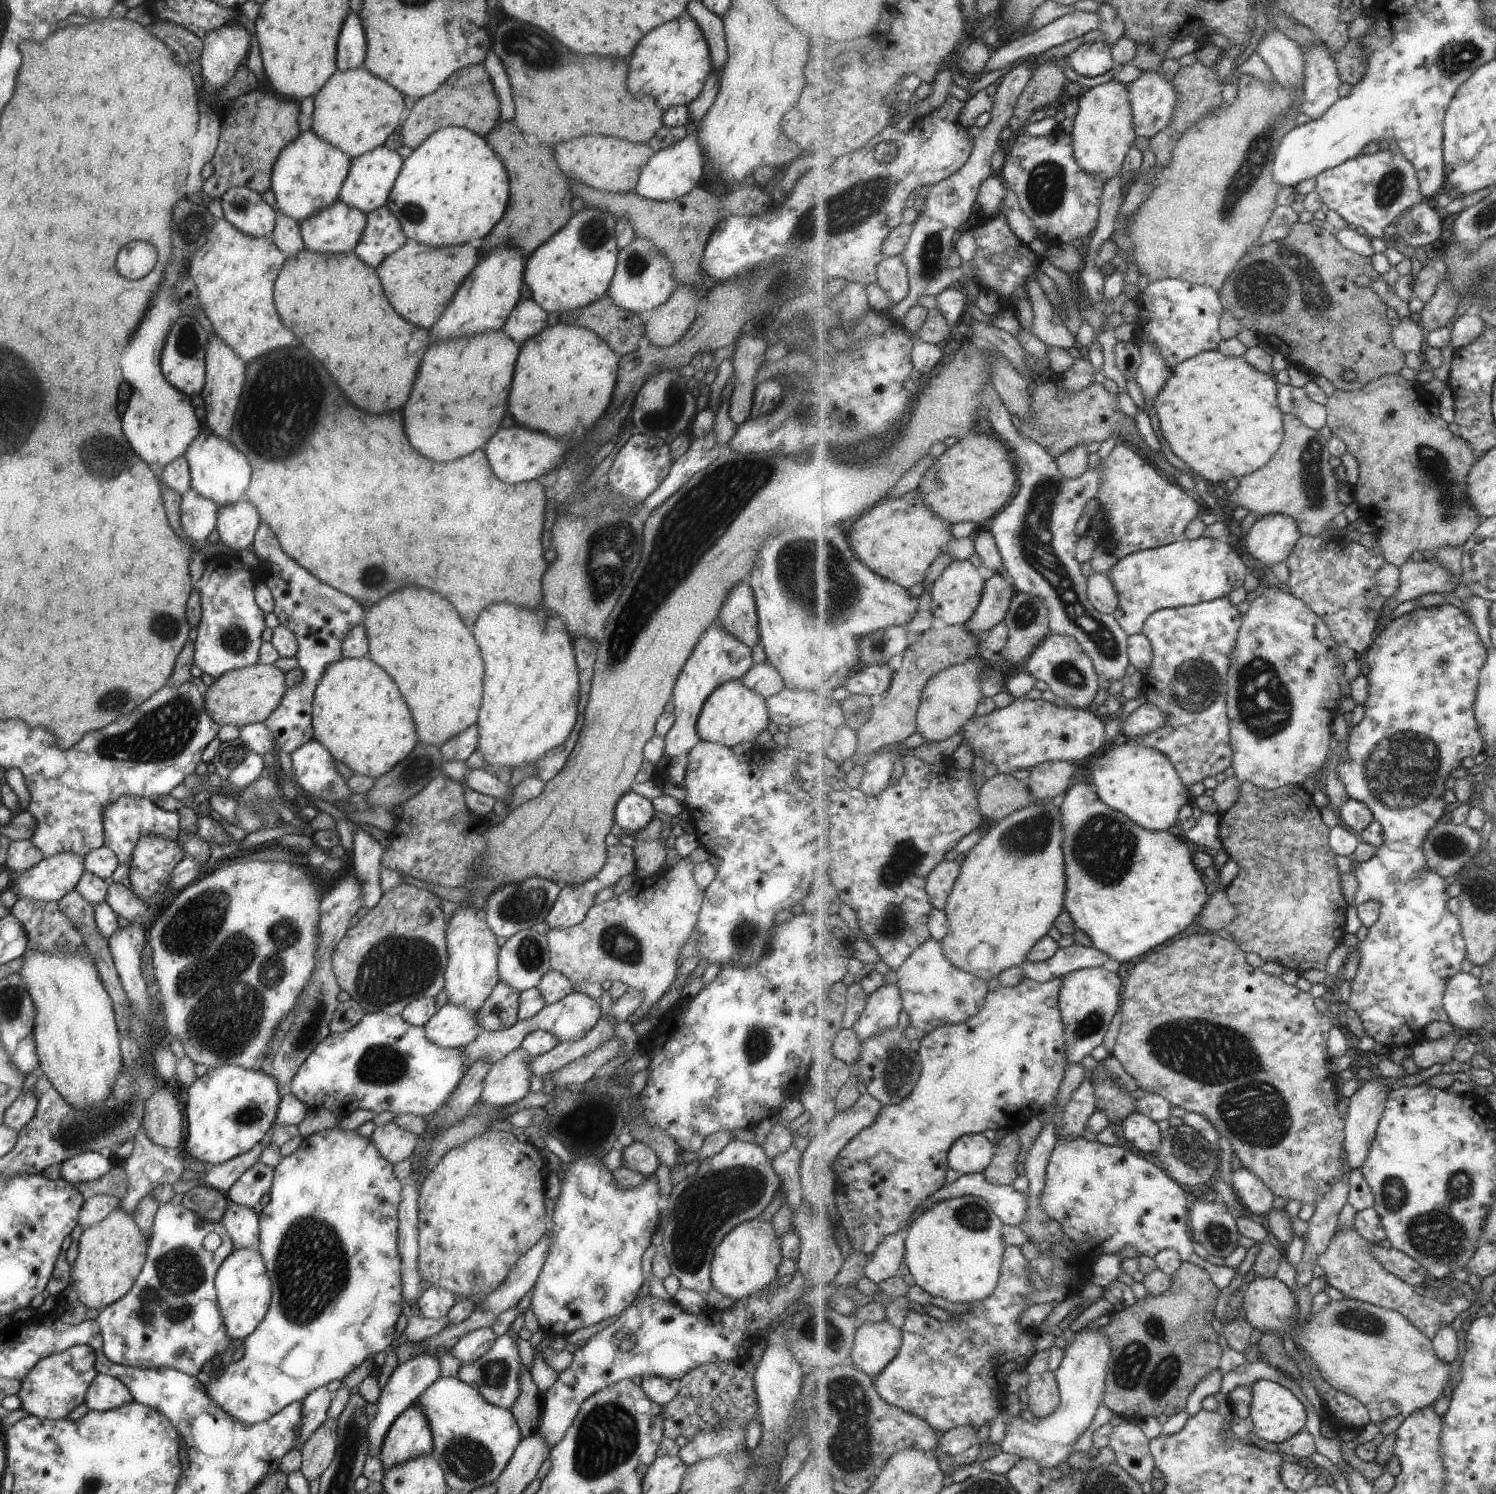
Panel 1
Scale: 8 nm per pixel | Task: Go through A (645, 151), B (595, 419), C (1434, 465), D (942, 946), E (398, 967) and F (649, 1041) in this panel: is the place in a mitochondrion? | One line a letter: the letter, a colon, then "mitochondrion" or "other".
A: other
B: other
C: mitochondrion
D: other
E: mitochondrion
F: other

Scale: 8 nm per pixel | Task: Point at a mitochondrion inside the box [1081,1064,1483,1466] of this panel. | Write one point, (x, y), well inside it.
(1436, 1234)

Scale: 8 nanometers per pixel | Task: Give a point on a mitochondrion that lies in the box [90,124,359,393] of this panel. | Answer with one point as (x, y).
(188, 342)

